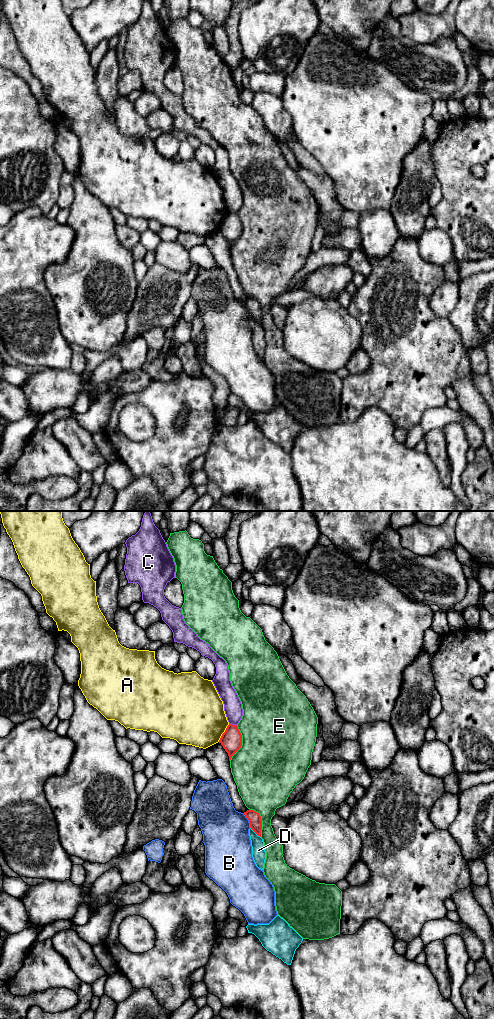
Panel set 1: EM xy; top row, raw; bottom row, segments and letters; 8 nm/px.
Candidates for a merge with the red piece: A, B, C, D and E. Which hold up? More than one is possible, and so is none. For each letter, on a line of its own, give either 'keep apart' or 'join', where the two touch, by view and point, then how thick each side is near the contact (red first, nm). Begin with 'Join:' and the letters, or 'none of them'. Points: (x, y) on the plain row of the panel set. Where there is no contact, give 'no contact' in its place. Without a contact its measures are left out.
Join: none of them
A: keep apart; contact xy (223, 221); calibres 170 and 440 nm
B: keep apart; contact xy (248, 307); calibres 100 and 380 nm
C: keep apart; contact xy (233, 213); calibres 170 and 140 nm
D: keep apart; contact xy (255, 320); calibres 100 and 110 nm
E: keep apart; contact xy (241, 231); calibres 170 and 500 nm

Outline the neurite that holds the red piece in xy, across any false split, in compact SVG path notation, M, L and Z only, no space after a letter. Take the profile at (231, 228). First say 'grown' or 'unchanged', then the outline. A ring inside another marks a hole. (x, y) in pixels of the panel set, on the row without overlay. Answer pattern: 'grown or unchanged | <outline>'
unchanged | M229 212L225 220L222 222L219 231L223 234L225 239L228 241L229 249L230 249L232 244L242 234L242 223L237 213Z

